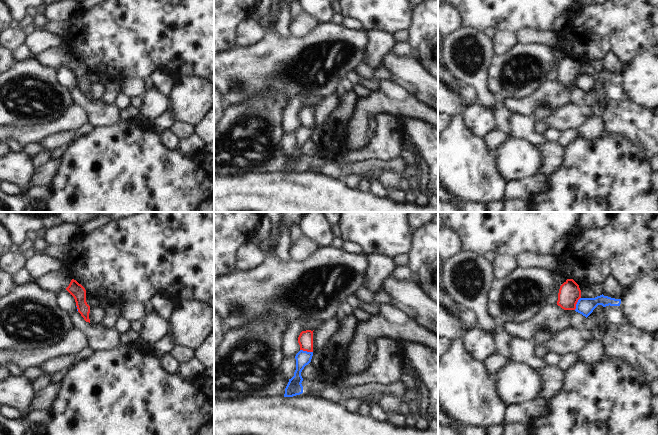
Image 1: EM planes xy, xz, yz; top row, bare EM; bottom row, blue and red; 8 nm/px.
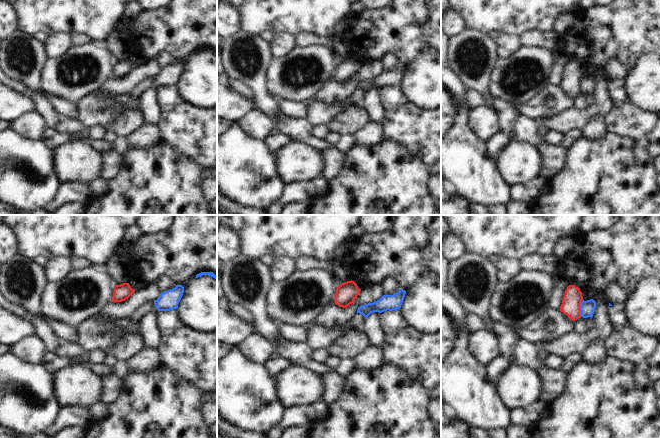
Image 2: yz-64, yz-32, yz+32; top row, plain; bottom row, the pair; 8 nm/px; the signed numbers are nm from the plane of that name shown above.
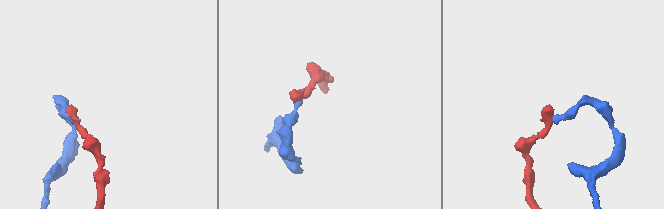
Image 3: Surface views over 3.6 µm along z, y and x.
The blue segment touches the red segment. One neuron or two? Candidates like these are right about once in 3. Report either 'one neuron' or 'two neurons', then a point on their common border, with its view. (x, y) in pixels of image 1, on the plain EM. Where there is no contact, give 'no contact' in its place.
two neurons | xz (306, 127)

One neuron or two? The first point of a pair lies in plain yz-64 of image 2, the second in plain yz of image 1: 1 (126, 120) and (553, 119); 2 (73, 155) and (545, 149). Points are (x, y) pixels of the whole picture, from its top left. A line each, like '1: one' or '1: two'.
1: one
2: two

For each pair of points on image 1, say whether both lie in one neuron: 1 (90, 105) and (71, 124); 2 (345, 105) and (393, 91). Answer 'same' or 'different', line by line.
1: different
2: different

